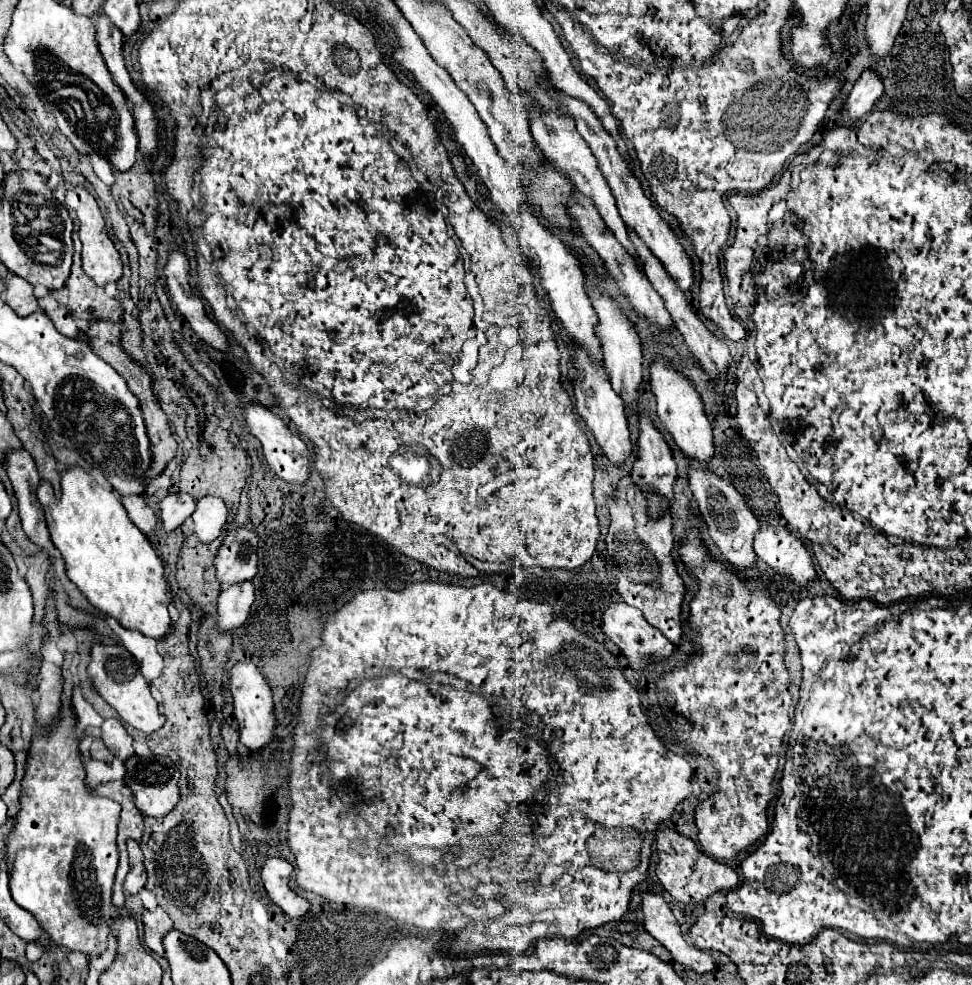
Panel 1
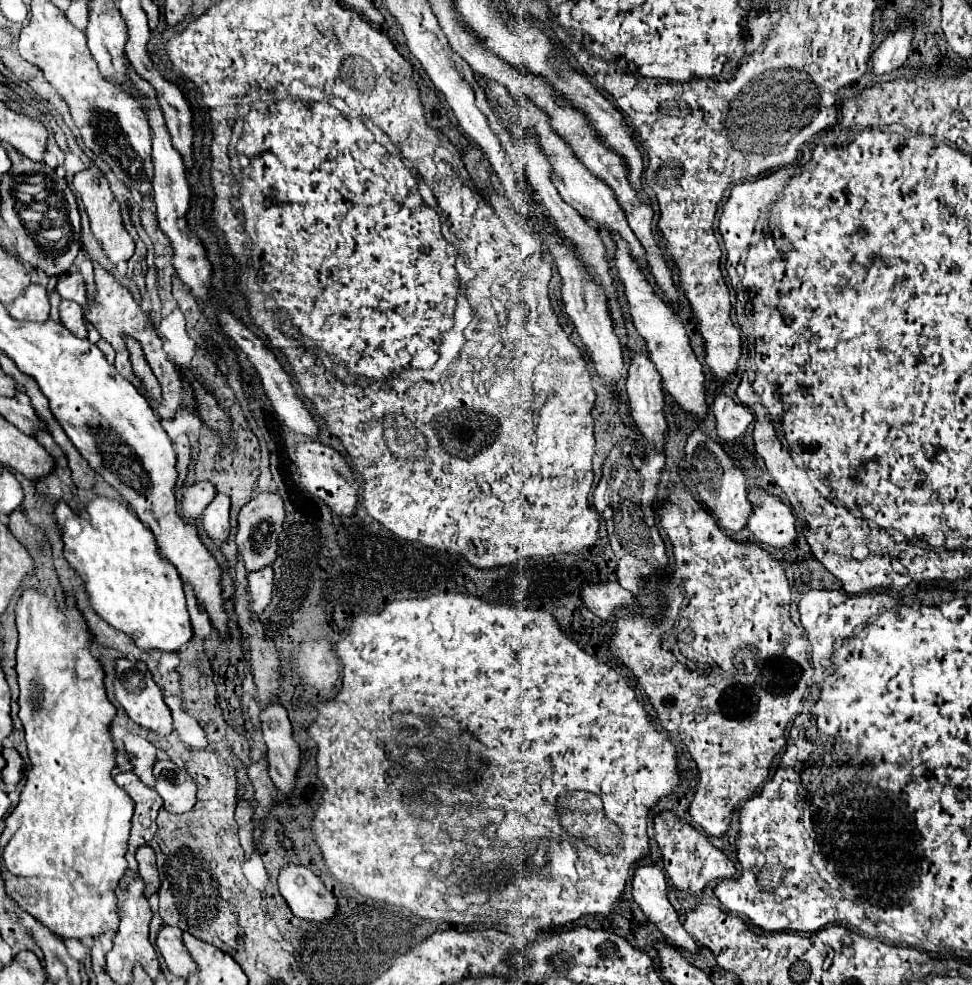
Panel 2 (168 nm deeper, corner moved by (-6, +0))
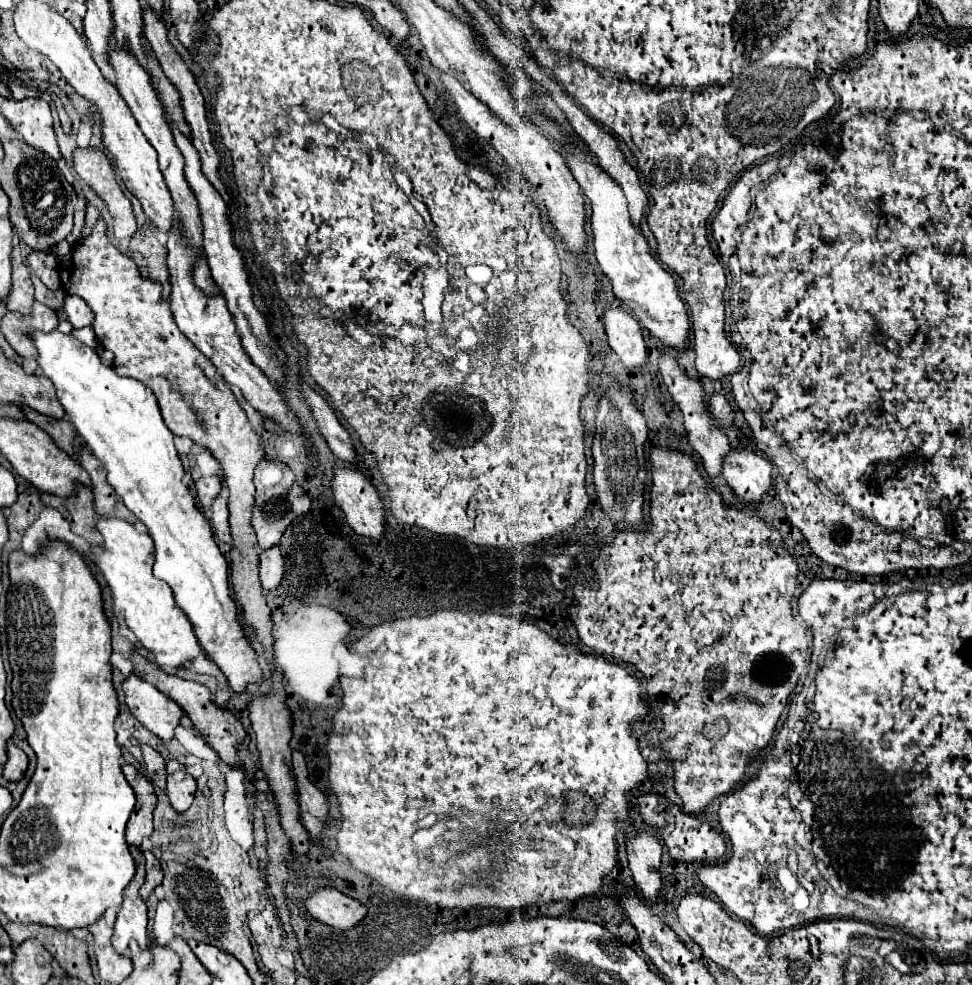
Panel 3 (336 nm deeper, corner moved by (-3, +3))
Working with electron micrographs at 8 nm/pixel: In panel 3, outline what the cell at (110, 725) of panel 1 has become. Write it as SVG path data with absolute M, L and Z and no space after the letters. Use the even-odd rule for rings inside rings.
M142 744L140 746L140 752L144 756L144 766L146 766L146 778L164 790L166 786L166 760L152 748L152 746L146 746Z

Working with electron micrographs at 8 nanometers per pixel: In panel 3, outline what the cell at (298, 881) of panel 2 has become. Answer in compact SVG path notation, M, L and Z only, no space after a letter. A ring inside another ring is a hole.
M330 886L308 892L304 898L304 908L314 920L320 920L340 930L350 930L366 916L366 906Z

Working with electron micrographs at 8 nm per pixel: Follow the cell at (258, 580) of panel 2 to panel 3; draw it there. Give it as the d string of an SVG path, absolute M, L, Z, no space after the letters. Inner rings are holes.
M278 546L260 552L260 582L264 592L276 590L280 586L282 572L284 572L284 562Z

